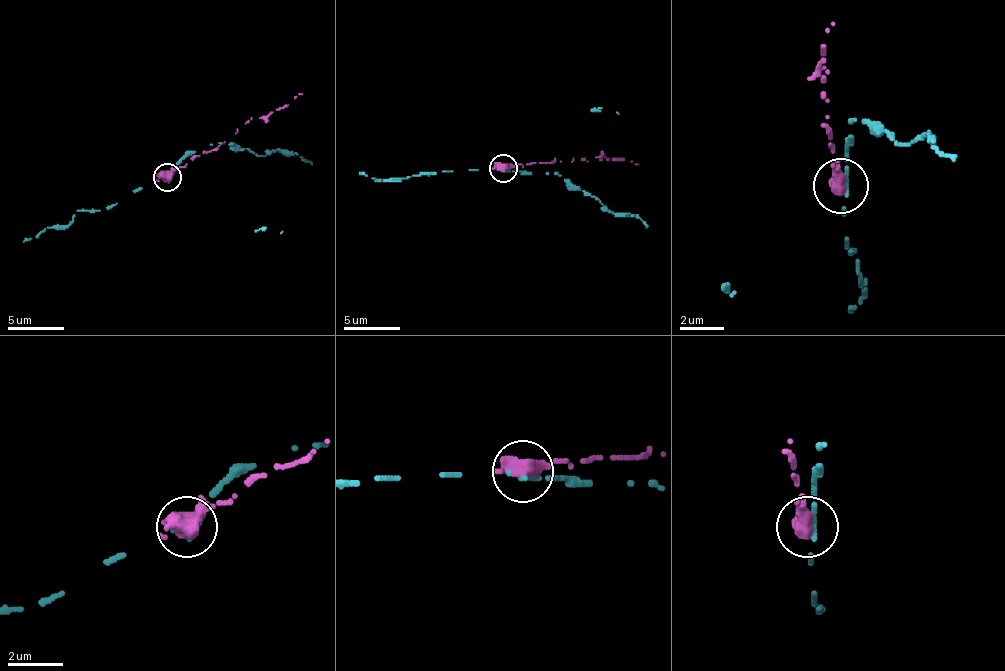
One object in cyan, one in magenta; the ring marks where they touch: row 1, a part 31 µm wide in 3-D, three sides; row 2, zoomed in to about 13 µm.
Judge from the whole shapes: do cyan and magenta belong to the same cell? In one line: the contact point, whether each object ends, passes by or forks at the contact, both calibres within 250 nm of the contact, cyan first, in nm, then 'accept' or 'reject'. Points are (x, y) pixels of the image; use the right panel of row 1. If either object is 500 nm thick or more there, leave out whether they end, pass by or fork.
place (841, 185); calibres 260 and 750 nm; reject

